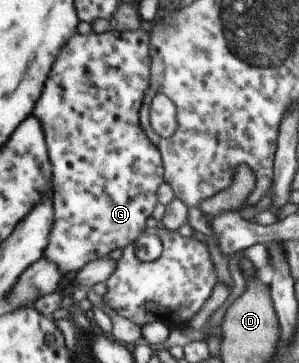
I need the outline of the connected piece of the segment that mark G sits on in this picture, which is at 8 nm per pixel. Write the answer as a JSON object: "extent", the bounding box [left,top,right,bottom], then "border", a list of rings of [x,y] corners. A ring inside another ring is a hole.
{"extent":[32,28,165,275],"border":[[[143,28],[124,31],[123,33],[118,33],[114,30],[100,34],[94,31],[90,31],[90,33],[85,35],[78,32],[74,33],[72,38],[64,44],[60,56],[53,64],[44,90],[41,92],[41,98],[37,100],[37,104],[33,108],[32,115],[42,124],[43,132],[45,133],[49,159],[52,161],[53,169],[53,192],[51,194],[53,199],[53,228],[49,236],[49,246],[45,248],[43,257],[59,267],[59,271],[63,275],[70,274],[70,272],[78,272],[90,261],[106,256],[112,250],[116,250],[116,248],[122,250],[124,247],[136,242],[140,235],[149,231],[146,226],[146,220],[150,218],[154,208],[156,208],[156,204],[158,204],[156,190],[160,188],[162,182],[165,182],[163,159],[160,151],[146,136],[139,121],[139,110],[150,82],[149,33],[148,30],[145,31]]]}

